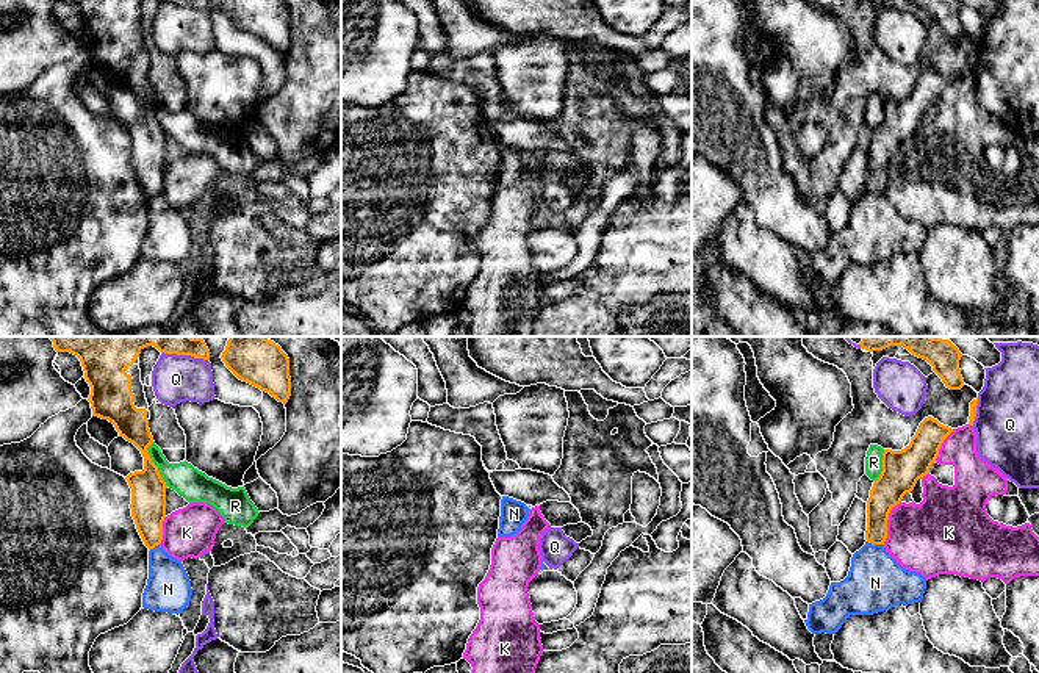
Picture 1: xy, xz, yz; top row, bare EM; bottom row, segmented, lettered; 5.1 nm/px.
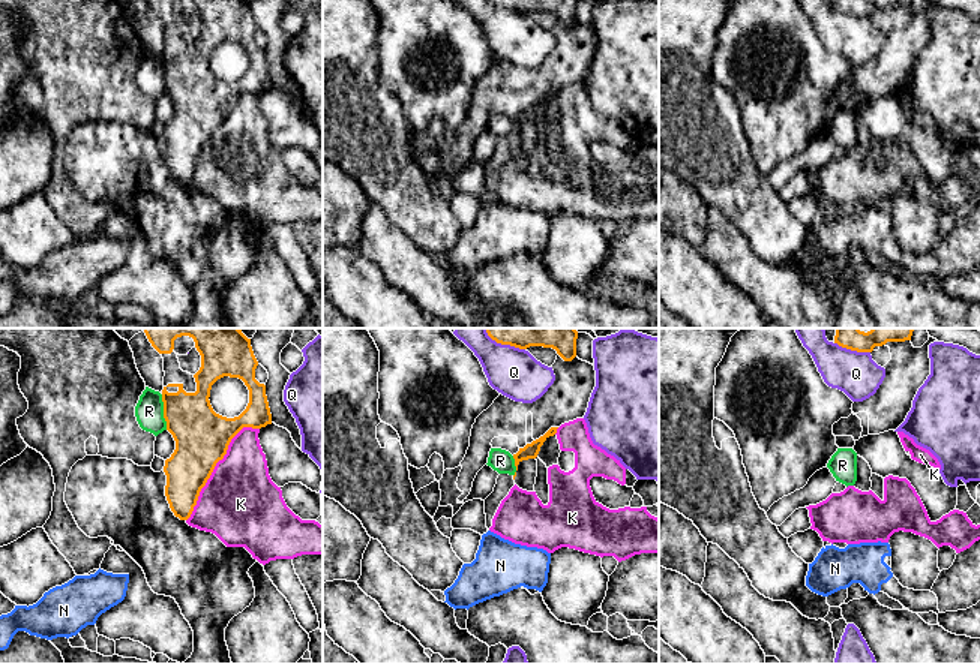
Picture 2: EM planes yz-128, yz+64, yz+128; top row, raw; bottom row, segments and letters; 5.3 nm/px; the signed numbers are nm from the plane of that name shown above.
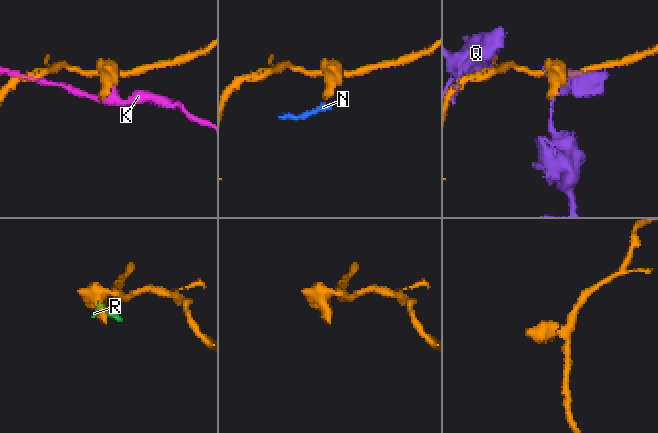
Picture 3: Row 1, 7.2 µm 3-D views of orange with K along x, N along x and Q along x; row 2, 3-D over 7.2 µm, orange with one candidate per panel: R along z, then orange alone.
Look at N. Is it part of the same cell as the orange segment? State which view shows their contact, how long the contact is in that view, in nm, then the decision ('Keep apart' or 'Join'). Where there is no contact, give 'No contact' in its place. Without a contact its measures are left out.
Touches orange in yz. Shared border 80 nm. Keep apart

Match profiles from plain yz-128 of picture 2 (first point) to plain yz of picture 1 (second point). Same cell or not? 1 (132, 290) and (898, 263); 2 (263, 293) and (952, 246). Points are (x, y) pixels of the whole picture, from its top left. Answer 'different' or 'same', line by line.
1: same
2: same

